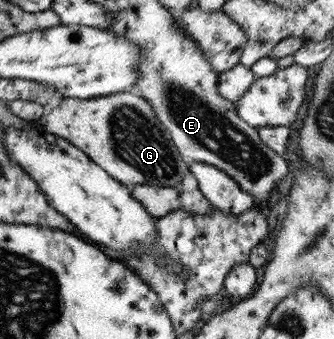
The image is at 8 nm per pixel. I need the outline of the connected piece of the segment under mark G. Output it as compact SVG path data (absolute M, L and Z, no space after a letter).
M129 92L92 99L63 98L60 105L47 109L39 122L46 132L69 140L69 143L81 148L81 151L113 179L127 186L147 183L153 187L177 188L190 173L189 162L178 153L169 130L159 121L151 105L142 97L136 97Z

